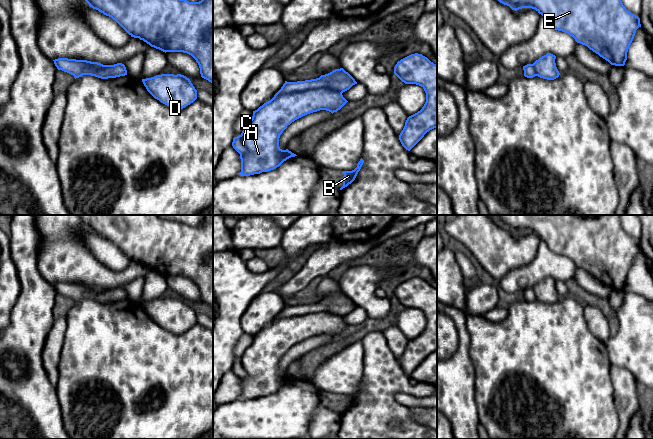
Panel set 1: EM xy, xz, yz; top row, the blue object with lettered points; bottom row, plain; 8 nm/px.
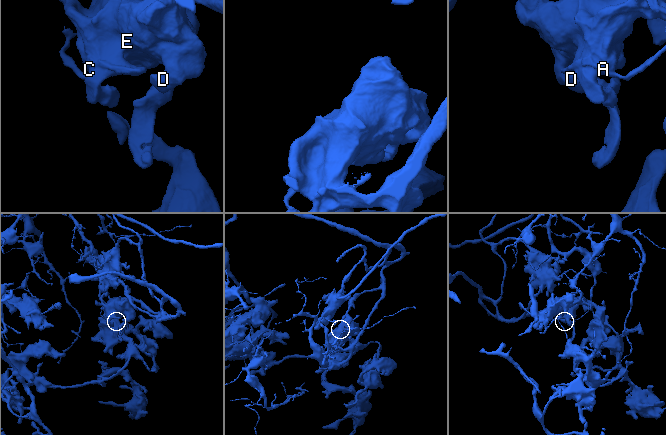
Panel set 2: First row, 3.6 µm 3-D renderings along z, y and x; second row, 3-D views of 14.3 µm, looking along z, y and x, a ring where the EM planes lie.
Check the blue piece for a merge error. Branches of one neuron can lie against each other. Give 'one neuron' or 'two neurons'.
two neurons

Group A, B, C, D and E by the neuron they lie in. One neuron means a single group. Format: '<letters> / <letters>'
A B D E / C

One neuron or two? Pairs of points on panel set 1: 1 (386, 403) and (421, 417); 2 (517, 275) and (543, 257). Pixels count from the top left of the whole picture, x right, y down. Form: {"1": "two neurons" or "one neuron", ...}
{"1": "two neurons", "2": "one neuron"}

